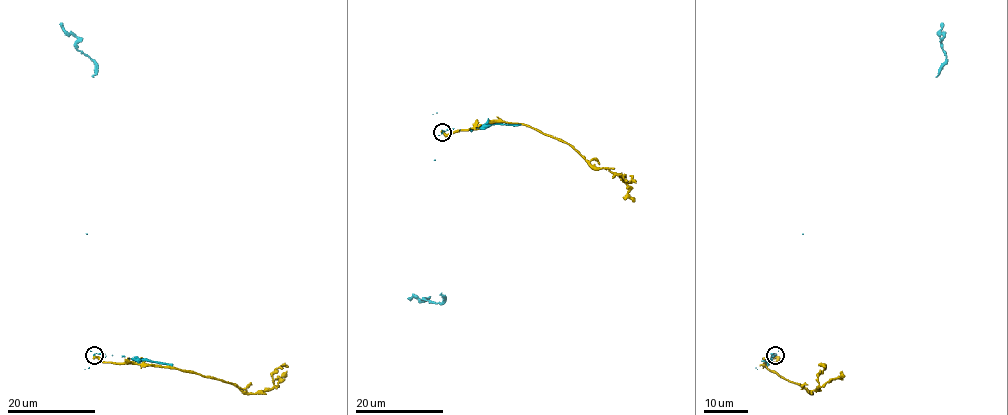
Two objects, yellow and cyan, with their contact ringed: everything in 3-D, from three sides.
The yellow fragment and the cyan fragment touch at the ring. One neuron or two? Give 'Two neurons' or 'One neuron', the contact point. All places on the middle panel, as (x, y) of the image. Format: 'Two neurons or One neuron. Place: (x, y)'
Two neurons. Place: (442, 132)

